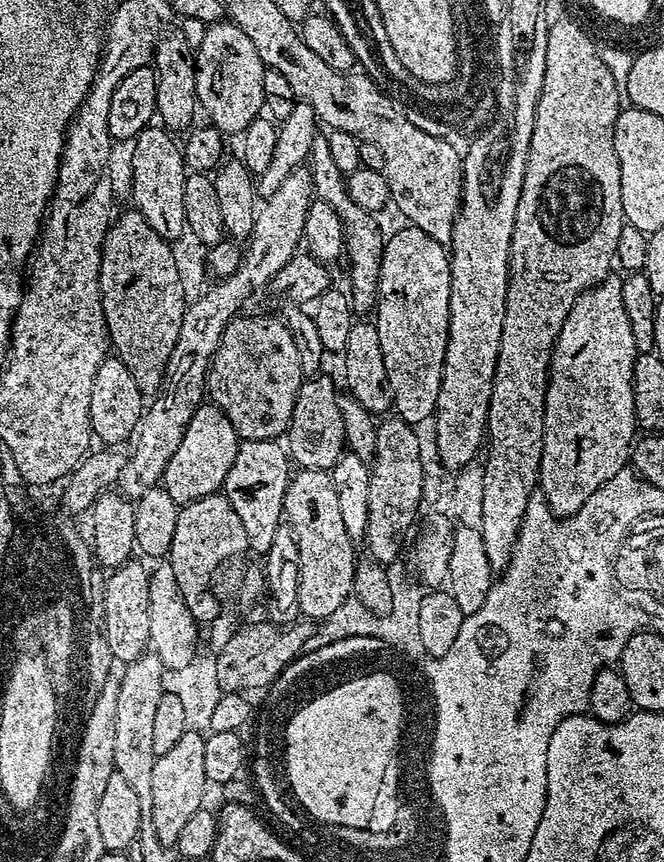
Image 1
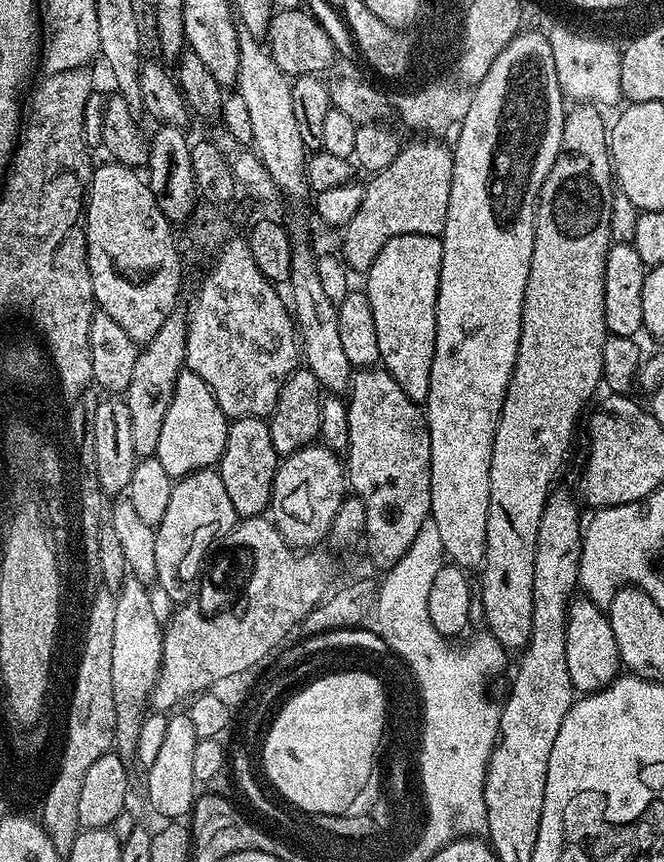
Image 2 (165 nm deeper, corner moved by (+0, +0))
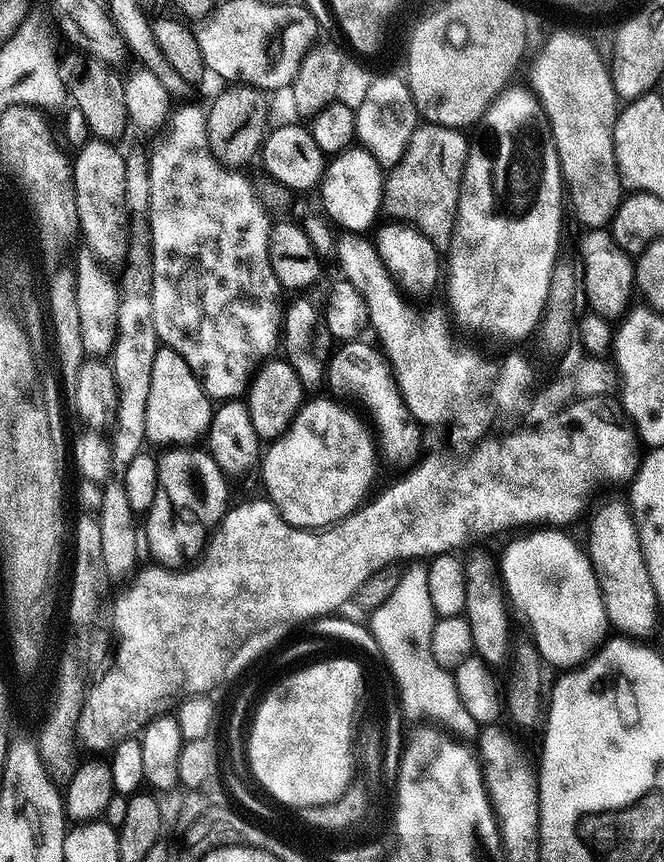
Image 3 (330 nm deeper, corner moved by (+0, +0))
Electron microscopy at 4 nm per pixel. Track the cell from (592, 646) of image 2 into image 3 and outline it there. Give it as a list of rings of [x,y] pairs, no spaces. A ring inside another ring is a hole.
[[[556,526],[537,527],[527,534],[517,535],[520,537],[510,541],[505,546],[504,553],[498,556],[498,575],[511,611],[524,612],[532,627],[531,643],[540,651],[541,661],[545,665],[553,664],[556,670],[567,670],[583,664],[604,643],[610,632],[606,606],[602,602],[602,590],[598,586],[598,578],[594,574],[588,553],[564,532],[567,531]]]

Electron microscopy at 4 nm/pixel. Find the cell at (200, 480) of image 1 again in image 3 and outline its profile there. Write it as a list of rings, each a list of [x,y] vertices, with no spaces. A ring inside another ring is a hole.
[[[160,346],[154,354],[150,394],[146,400],[145,434],[160,446],[192,446],[205,435],[212,421],[213,401],[208,399],[200,380],[186,366],[182,354]]]

